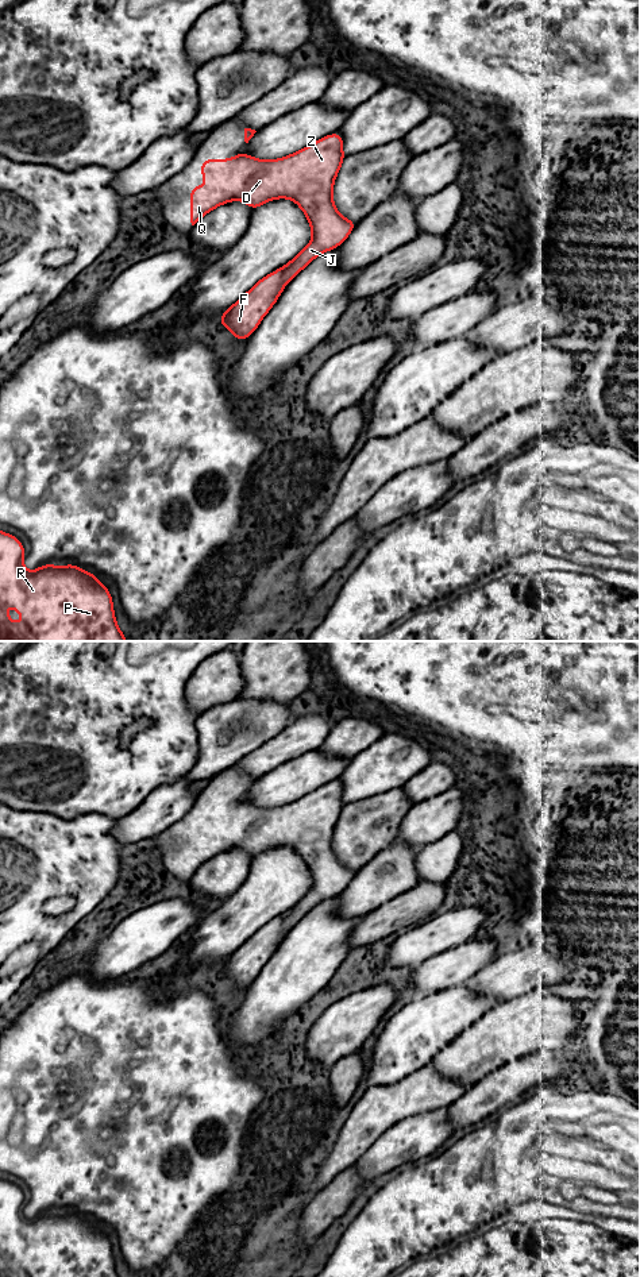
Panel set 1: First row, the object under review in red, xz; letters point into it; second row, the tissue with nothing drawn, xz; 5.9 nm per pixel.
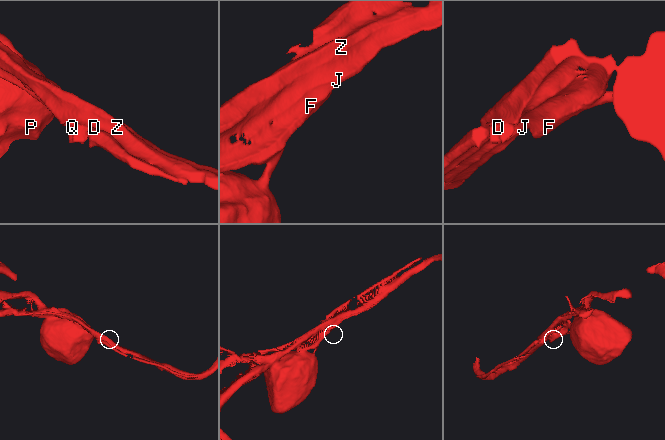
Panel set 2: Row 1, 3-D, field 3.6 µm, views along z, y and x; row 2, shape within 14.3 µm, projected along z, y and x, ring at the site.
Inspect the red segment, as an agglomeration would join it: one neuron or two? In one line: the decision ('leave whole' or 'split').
split

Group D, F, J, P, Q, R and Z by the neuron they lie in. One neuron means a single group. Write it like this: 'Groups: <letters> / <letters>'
Groups: D J Q Z / F P R

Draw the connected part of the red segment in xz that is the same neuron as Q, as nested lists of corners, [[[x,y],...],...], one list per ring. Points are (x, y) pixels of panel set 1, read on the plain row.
[[[336,780],[279,807],[261,809],[246,800],[235,802],[232,807],[203,807],[201,826],[209,829],[211,833],[190,836],[190,871],[194,873],[212,857],[235,848],[242,848],[255,857],[275,846],[292,846],[311,872],[312,890],[282,914],[286,933],[316,904],[339,895],[358,872],[343,865],[332,848],[334,830],[344,806],[343,786],[340,780]]]

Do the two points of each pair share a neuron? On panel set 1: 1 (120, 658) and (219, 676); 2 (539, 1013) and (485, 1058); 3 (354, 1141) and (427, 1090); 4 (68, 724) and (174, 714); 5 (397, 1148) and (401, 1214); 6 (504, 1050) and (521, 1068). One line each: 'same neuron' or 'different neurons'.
1: different neurons
2: same neuron
3: same neuron
4: same neuron
5: different neurons
6: different neurons

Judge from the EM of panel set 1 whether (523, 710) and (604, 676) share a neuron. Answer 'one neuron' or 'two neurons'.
one neuron

